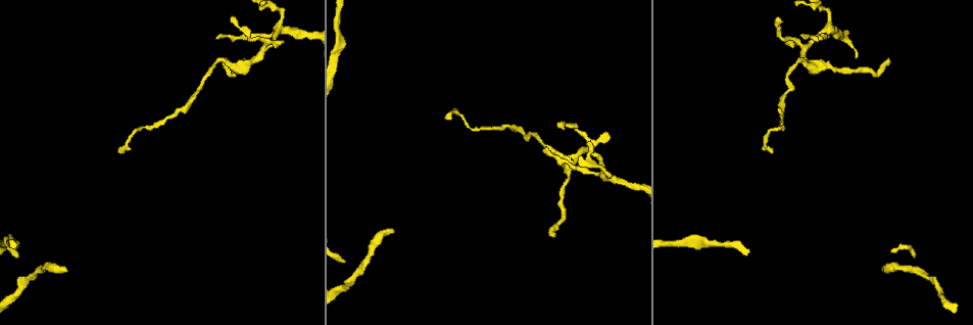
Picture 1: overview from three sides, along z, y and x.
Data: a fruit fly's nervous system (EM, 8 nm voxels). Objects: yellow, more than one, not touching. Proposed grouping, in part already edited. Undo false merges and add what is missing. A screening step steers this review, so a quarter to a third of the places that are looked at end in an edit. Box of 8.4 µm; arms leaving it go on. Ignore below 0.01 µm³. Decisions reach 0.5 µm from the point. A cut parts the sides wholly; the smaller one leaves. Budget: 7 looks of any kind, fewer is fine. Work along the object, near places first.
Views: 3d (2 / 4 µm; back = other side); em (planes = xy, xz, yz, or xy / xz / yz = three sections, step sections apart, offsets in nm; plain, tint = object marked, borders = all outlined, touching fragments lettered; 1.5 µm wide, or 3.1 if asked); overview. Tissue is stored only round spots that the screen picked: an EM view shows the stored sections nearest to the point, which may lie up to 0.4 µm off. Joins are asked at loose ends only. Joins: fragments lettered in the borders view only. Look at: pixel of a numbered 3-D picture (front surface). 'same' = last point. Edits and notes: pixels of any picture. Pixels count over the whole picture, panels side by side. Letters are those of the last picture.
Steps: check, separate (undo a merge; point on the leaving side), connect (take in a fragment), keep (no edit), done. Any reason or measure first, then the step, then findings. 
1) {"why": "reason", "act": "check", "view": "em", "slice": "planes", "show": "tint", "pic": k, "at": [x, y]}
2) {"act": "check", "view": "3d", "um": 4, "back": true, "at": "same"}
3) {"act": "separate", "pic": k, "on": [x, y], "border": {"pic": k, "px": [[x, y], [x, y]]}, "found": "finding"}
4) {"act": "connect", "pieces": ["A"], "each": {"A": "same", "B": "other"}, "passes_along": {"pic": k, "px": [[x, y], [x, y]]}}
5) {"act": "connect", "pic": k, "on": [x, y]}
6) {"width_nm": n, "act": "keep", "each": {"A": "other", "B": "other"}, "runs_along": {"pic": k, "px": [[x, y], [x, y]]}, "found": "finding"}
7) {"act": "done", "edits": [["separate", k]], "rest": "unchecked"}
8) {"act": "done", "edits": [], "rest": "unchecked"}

{"why": "long arm stops here", "act": "check", "view": "3d", "um": 4, "pic": 1, "at": [119, 151]}

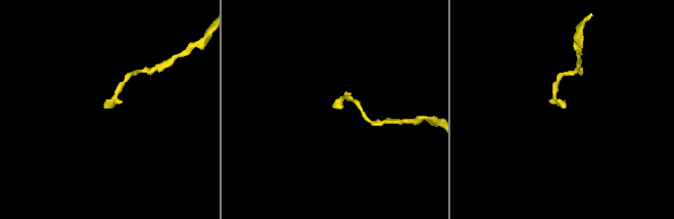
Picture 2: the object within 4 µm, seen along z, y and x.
{"why": "shape alone is not enough", "act": "check", "view": "em", "slice": "yz", "step": 4, "show": "tint", "pic": 2, "at": [336, 108]}

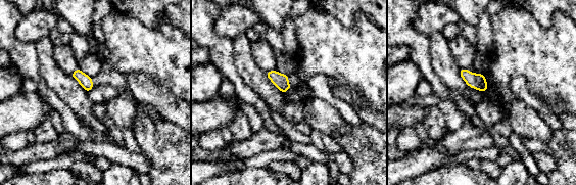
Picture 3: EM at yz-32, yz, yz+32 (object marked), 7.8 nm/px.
{"why": "another direction", "act": "check", "view": "em", "slice": "planes", "show": "borders", "at": "same"}

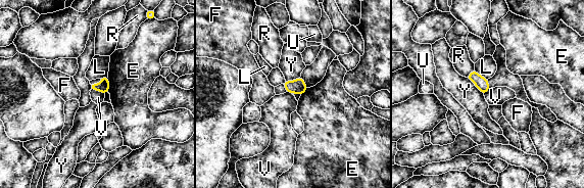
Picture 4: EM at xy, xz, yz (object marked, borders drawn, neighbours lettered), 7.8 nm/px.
{"act": "keep", "each": {"E": "other", "F": "other", "L": "other", "R": "other", "U": "other", "V": "other", "Y": "other"}, "border": {"pic": 4, "px": [[91, 89], [101, 91], [104, 94]]}, "found": "none of them fits"}

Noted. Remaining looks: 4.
{"why": "an open end", "act": "check", "view": "em", "slice": "planes", "show": "borders", "pic": 1, "at": [231, 17]}

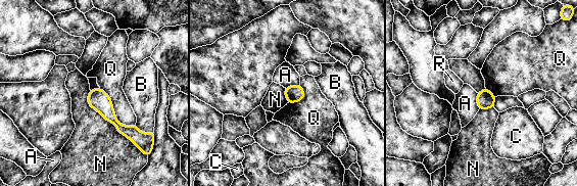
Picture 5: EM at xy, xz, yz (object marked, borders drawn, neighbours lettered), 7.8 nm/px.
{"act": "keep", "each": {"A": "other", "B": "other", "C": "other", "N": "other", "Q": "other", "R": "other"}, "border": {"pic": 5, "px": [[89, 90], [88, 103], [137, 146]]}, "found": "none of them fits"}

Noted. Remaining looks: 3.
{"why": "thin end", "act": "check", "view": "em", "slice": "yz", "step": 4, "show": "borders", "pic": 1, "at": [884, 270]}

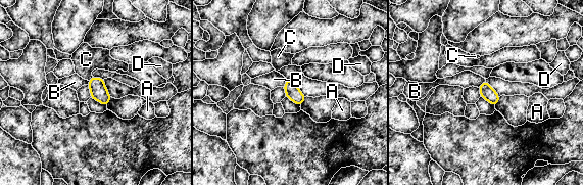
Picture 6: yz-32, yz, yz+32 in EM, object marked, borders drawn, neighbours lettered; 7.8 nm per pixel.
{"act": "check", "view": "em", "slice": "planes", "show": "borders", "at": "same"}

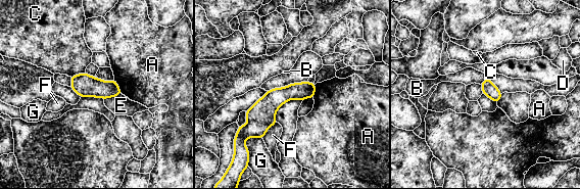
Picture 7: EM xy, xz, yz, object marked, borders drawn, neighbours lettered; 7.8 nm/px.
{"longest_contact_nm": ["F", 170], "act": "keep", "each": {"A": "other", "B": "other", "C": "other", "D": "other", "E": "other", "F": "other", "G": "other"}, "border": {"pic": 7, "px": [[121, 93], [104, 99]]}, "found": "no lettered fragment goes on from it"}

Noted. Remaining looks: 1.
{"act": "done", "edits": [], "rest": "unchecked"}

